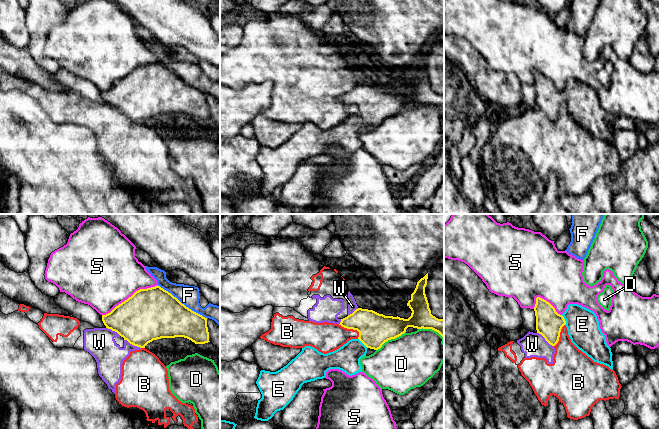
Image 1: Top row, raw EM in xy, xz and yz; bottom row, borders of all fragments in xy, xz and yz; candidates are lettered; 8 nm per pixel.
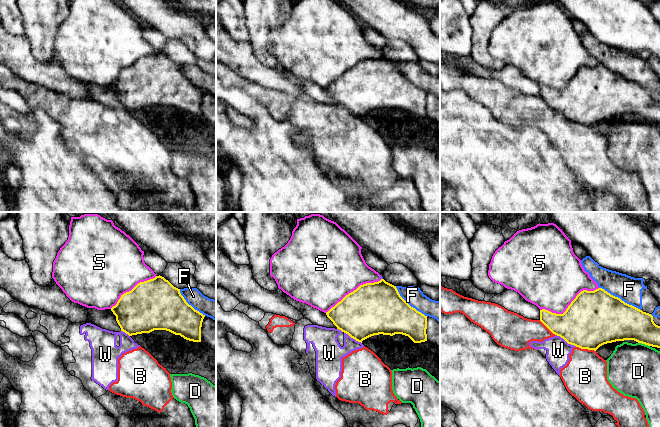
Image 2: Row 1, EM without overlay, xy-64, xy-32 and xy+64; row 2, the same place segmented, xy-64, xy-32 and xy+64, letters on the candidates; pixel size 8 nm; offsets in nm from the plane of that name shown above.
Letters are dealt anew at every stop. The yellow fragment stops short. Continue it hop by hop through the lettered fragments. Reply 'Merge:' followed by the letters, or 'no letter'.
Merge: E

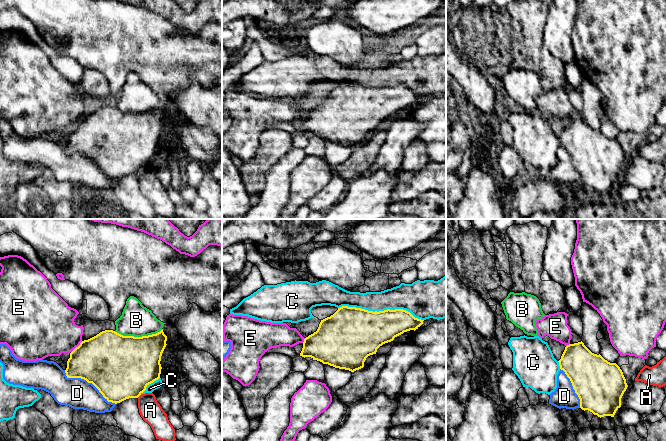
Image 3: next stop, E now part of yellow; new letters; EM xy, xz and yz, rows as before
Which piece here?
Merge: no letter

